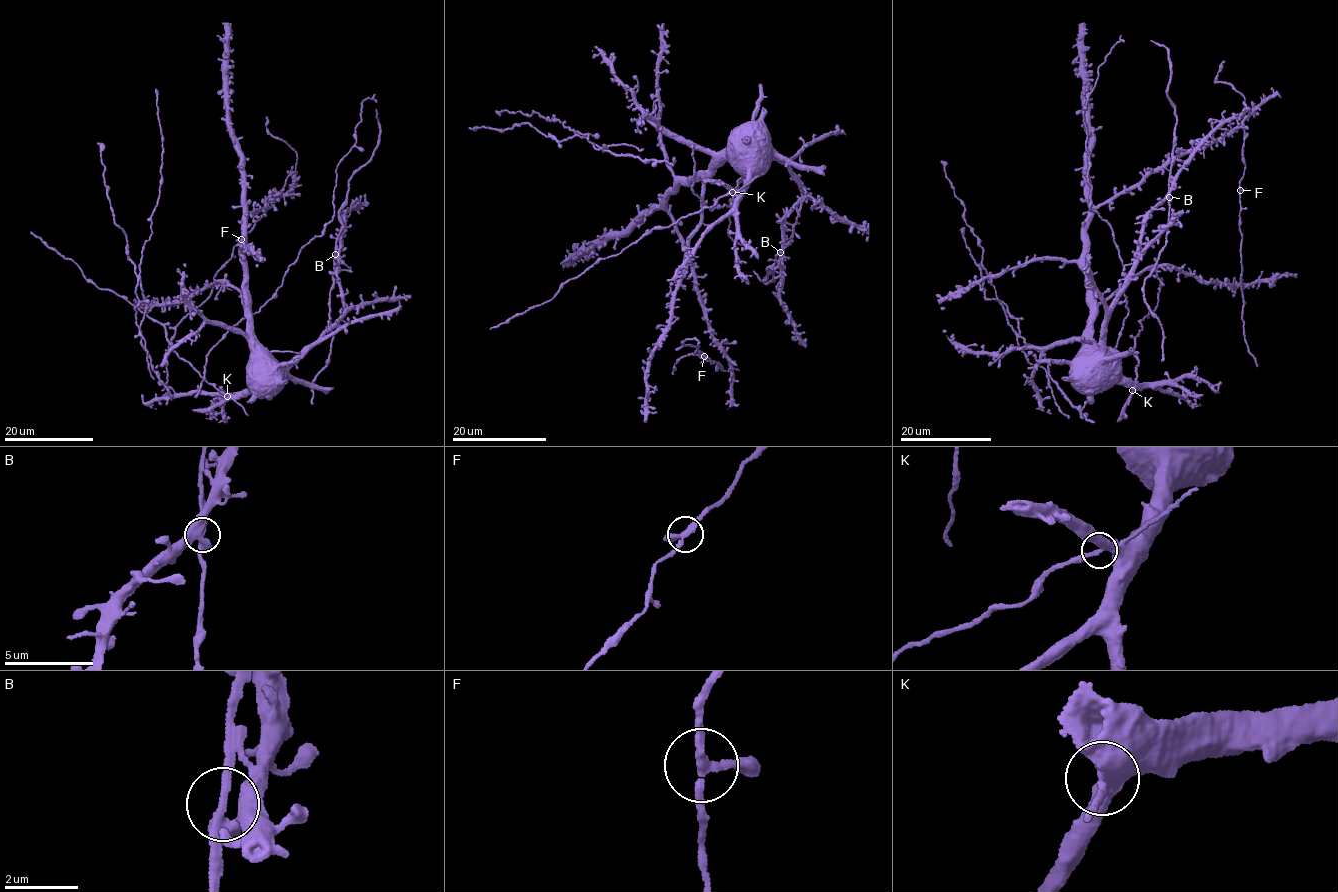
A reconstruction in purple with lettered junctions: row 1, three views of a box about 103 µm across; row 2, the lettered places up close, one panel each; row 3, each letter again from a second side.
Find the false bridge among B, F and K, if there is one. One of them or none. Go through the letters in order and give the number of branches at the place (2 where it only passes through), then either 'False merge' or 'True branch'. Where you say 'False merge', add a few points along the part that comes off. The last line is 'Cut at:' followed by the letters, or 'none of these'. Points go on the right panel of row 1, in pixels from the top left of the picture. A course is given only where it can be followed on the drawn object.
B: Branches: 3. True branch
F: Branches: 3. True branch
K: Branches: 3. True branch
Cut at: none of these

